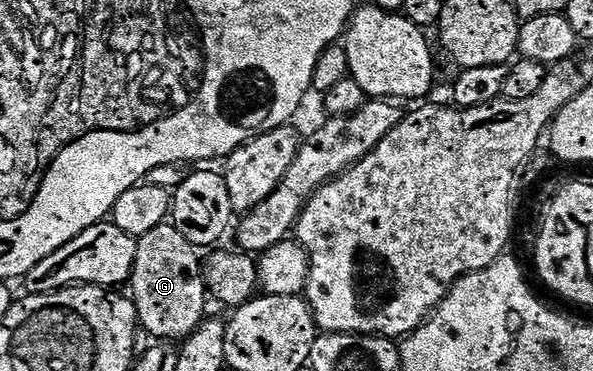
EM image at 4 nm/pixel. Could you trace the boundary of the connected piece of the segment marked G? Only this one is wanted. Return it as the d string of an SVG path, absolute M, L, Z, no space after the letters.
M166 221L151 233L140 236L137 239L137 252L135 253L135 265L131 280L131 298L137 307L137 322L149 335L154 335L157 341L173 341L179 339L185 341L201 326L206 318L205 297L207 288L203 274L203 259L200 259L198 248L190 244L183 234L174 227L172 222Z

